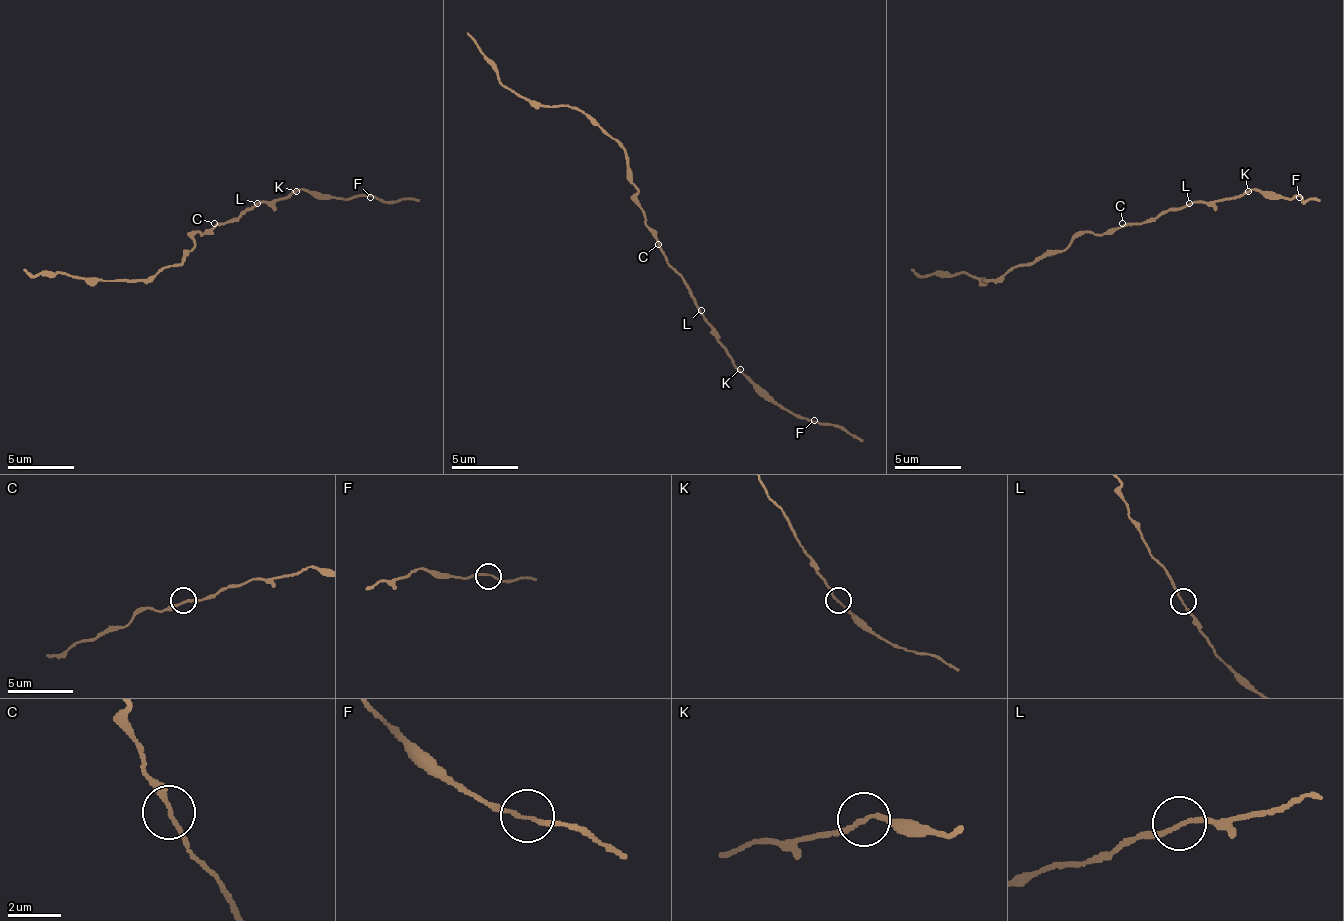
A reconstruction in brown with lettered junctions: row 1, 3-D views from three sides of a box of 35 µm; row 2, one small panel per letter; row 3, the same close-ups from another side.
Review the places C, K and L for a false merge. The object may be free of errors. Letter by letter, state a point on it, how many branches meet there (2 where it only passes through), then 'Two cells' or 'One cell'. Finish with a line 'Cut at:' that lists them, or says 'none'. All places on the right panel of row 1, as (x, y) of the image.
C: Place: (1122, 223). Branches: 2. One cell
K: Place: (1248, 191). Branches: 2. Two cells
L: Place: (1189, 203). Branches: 2. One cell
Cut at: K

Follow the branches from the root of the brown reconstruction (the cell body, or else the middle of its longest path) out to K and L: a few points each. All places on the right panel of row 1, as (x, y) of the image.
K: (1116, 227), (1149, 223), (1166, 210), (1182, 210), (1192, 203), (1216, 203), (1242, 197), (1249, 190)
L: (1116, 227), (1149, 223), (1159, 213), (1182, 210), (1189, 203)

